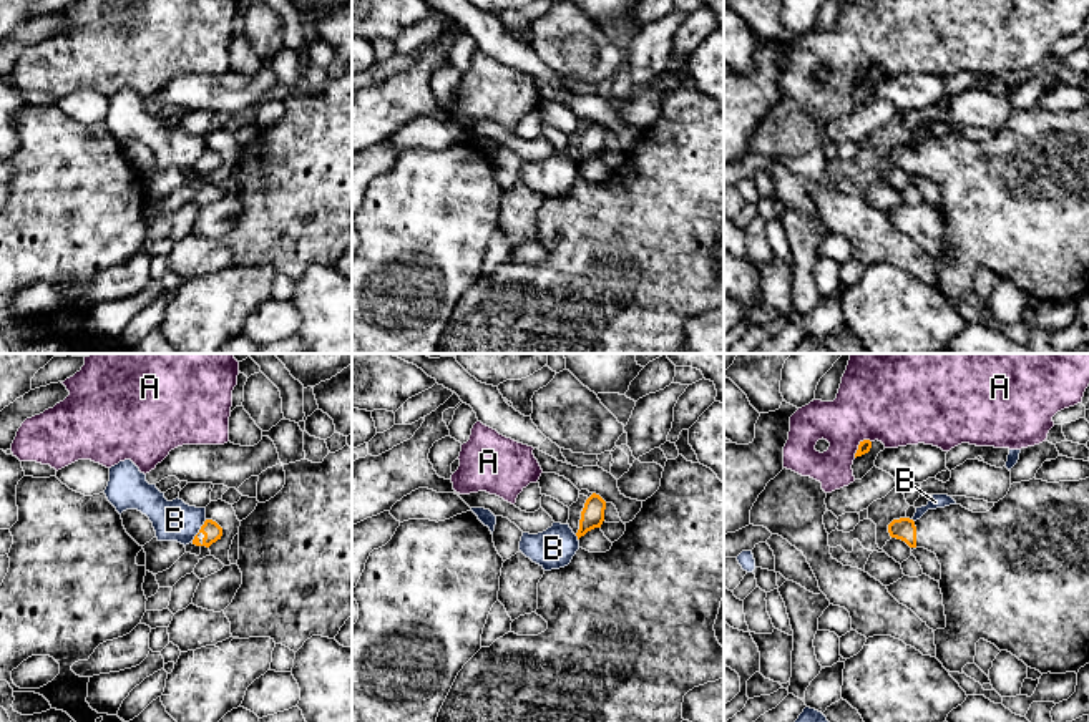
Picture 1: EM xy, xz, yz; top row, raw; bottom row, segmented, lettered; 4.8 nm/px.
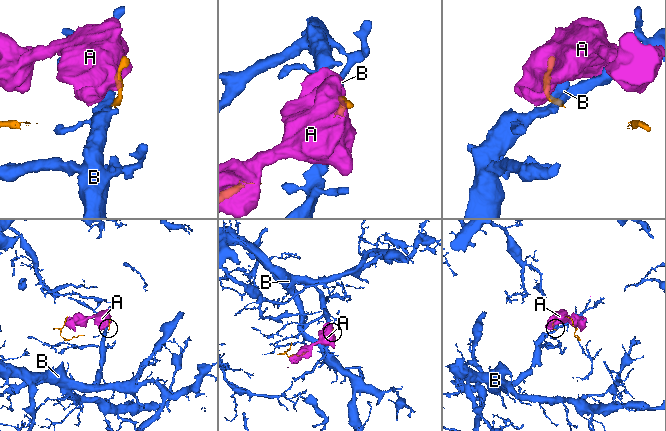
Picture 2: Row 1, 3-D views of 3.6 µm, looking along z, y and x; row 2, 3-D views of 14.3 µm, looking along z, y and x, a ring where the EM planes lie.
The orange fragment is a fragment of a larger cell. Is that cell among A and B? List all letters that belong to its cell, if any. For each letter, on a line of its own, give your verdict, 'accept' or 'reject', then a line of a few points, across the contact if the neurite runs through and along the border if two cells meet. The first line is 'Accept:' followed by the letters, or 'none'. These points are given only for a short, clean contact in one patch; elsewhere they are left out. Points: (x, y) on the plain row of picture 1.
Accept: none
A: reject
B: reject; line xy (206, 148), (191, 170)

